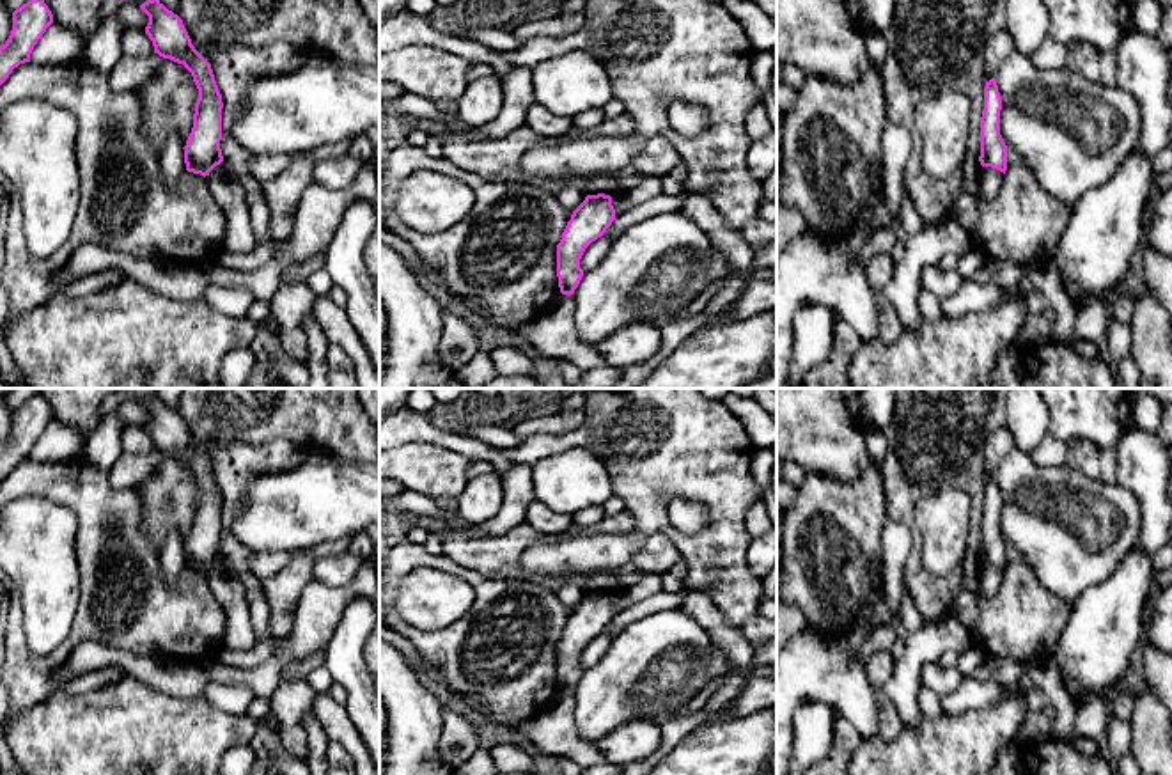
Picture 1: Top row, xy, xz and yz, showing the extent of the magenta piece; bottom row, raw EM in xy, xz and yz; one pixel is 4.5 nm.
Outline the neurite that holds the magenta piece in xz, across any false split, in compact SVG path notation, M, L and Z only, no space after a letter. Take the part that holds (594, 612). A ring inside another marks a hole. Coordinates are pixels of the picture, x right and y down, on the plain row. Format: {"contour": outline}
{"contour": "M605 591L587 592L573 608L562 637L557 642L557 674L562 692L573 692L578 685L583 667L580 656L585 646L601 635L615 617L612 594Z"}

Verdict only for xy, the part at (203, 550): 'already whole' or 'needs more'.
already whole

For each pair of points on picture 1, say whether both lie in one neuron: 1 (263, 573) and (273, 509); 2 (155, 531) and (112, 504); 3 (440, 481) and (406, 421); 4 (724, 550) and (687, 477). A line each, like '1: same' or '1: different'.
1: different
2: different
3: different
4: same

